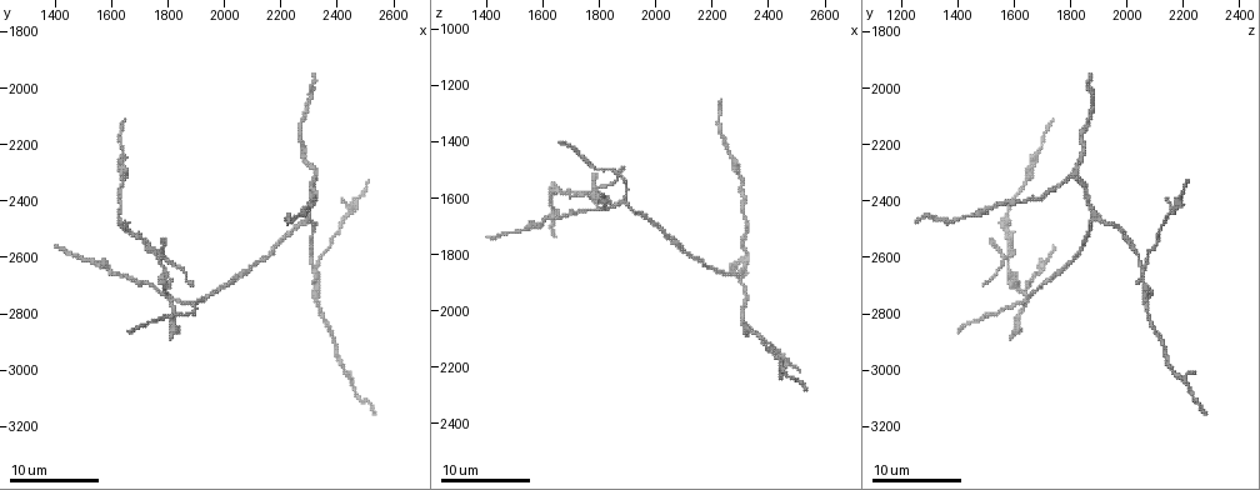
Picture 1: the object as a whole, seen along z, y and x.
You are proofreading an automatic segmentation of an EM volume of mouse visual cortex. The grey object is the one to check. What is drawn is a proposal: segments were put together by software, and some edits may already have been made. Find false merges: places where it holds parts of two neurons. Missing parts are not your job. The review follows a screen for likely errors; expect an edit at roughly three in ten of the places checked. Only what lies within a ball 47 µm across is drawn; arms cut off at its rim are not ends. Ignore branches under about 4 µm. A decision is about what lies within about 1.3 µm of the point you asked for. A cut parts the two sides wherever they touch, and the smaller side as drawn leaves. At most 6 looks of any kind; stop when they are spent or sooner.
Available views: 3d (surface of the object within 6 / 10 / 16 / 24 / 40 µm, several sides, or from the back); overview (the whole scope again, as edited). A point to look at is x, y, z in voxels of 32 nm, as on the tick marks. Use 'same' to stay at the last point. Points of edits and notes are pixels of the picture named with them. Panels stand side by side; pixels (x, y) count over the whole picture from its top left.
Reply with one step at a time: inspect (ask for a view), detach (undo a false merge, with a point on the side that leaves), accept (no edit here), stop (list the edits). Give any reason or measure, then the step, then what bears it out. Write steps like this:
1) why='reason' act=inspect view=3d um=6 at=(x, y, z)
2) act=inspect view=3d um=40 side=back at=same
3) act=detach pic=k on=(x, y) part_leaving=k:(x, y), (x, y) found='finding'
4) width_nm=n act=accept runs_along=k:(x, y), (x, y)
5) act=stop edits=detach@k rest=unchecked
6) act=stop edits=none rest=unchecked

why='branch point' act=inspect view=3d um=6 at=(2300, 2440, 1890)

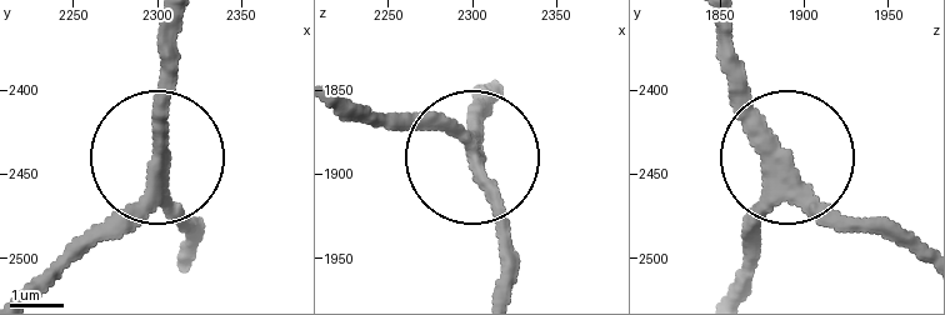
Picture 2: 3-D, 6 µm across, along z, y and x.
arms=3 act=accept runs_along=2:(733, 288), (778, 140), (724, 50) found='continuous, no second neuron'

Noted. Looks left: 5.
act=inspect view=3d um=10 at=(1800, 2720, 1640)

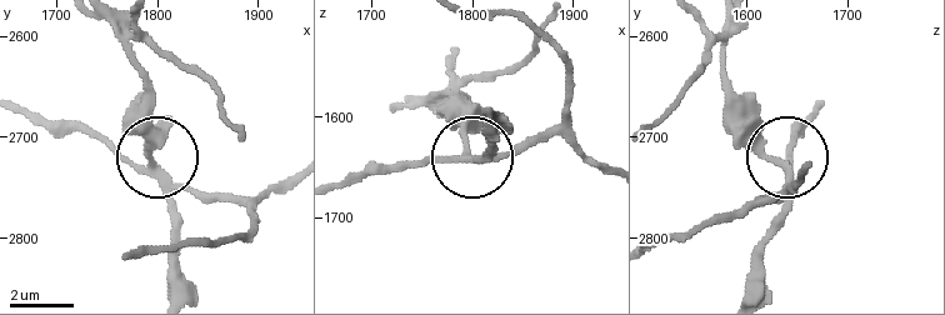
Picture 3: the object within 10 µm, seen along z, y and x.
side_arm_um=16 act=detach pic=3 on=(151, 149) part_leaving=3:(789, 176), (730, 83), (725, 26) found='two neurons meet here'

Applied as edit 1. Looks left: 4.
act=inspect view=overview

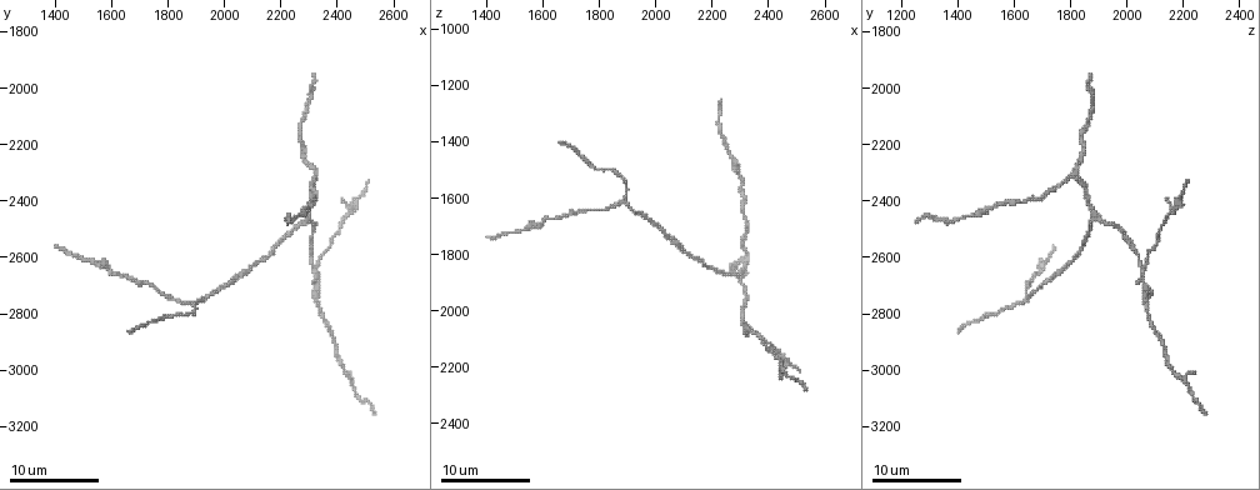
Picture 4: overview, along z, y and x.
why='calibre changes' act=inspect view=3d um=10 at=(2300, 2420, 1520)

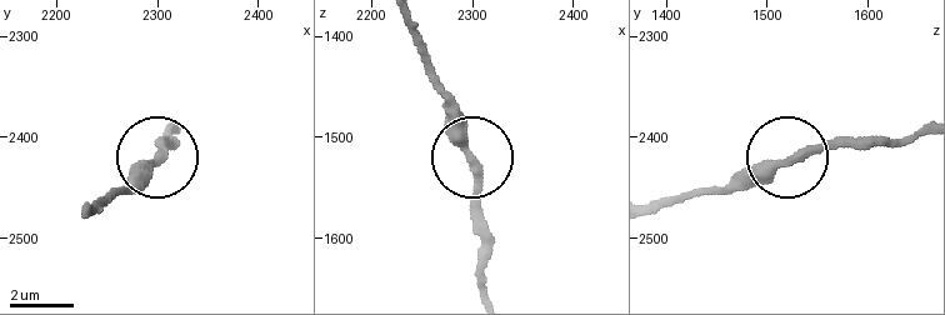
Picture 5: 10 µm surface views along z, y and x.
width_nm=310 act=accept runs_along=5:(174, 129), (120, 191) found='one neuron here'

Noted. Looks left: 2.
act=stop edits=detach@3 rest=unchecked

